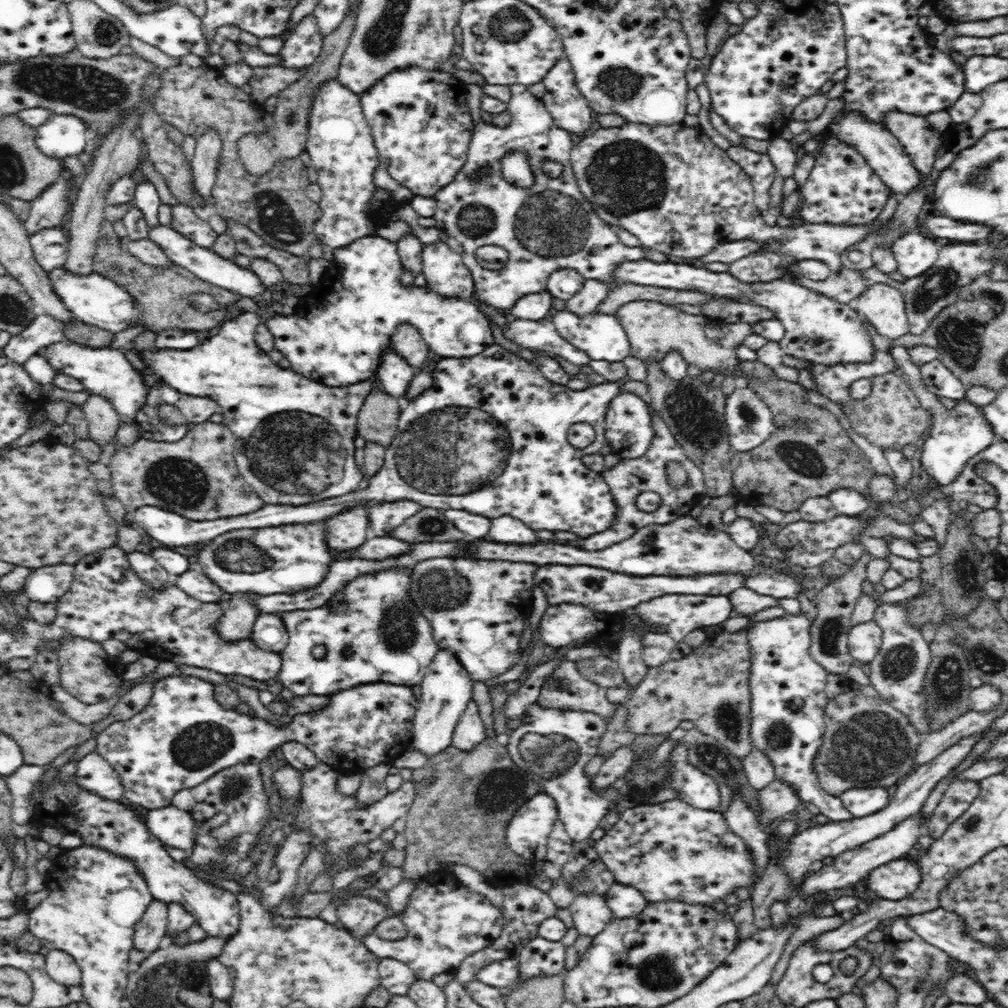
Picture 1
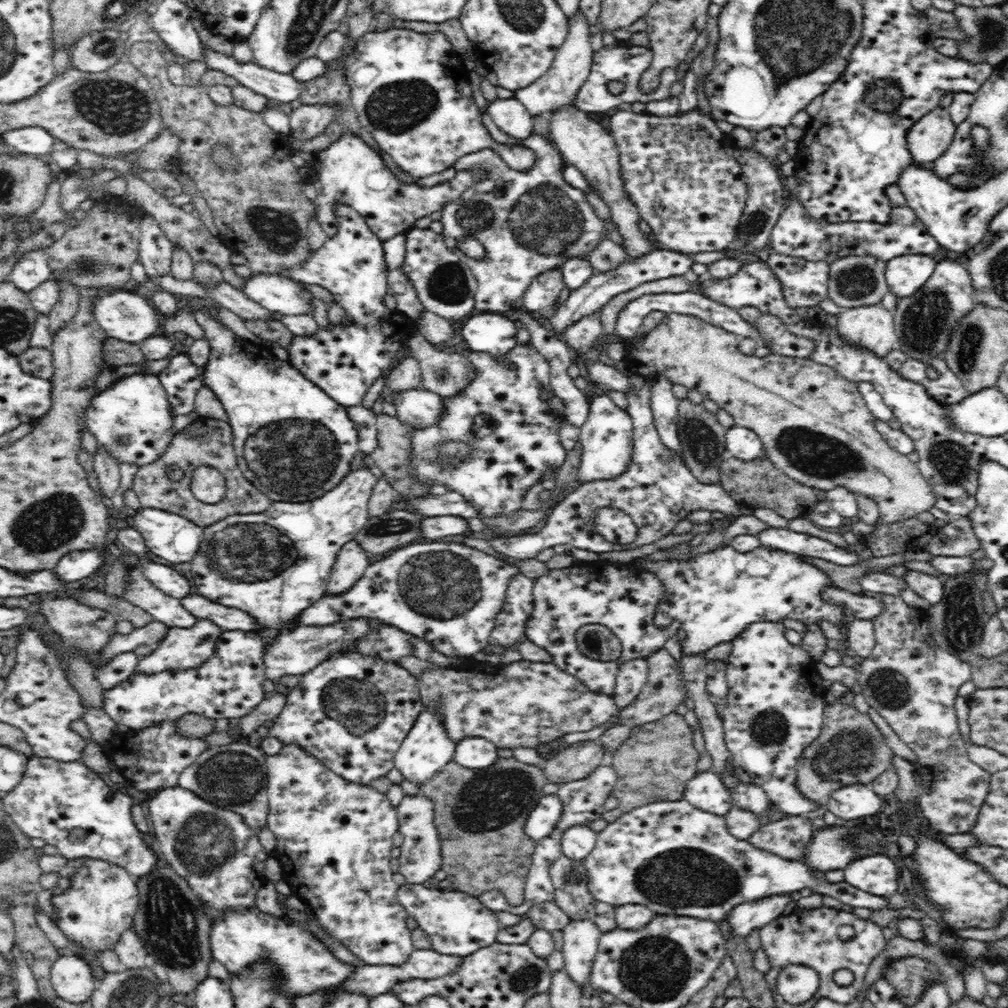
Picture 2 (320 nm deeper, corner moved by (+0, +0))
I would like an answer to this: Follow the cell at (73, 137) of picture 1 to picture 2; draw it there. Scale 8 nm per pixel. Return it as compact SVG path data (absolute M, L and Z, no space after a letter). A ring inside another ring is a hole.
M36 126L9 131L3 133L1 136L2 139L4 139L5 145L11 150L34 156L48 155L50 152L52 152L52 146L54 146L54 142L59 141L54 139L54 137L52 137L52 135L50 135L46 130Z

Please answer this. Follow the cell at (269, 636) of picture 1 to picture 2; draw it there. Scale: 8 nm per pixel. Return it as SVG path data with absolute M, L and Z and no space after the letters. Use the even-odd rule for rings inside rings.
M226 630L219 638L216 652L198 667L158 674L134 673L114 688L104 690L103 709L117 725L127 726L129 730L177 721L188 714L203 715L214 721L247 716L265 699L262 684L267 679L263 664L266 643L254 631Z

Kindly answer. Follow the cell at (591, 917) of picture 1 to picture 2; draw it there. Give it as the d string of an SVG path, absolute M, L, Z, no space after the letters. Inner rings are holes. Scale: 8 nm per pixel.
M571 920L563 930L563 969L581 989L590 978L602 933L591 920Z

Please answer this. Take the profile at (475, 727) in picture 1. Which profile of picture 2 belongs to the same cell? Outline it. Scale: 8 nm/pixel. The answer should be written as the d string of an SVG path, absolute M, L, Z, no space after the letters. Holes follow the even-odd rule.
M468 736L455 744L453 760L468 768L485 769L498 760L497 750L498 747L489 740Z

